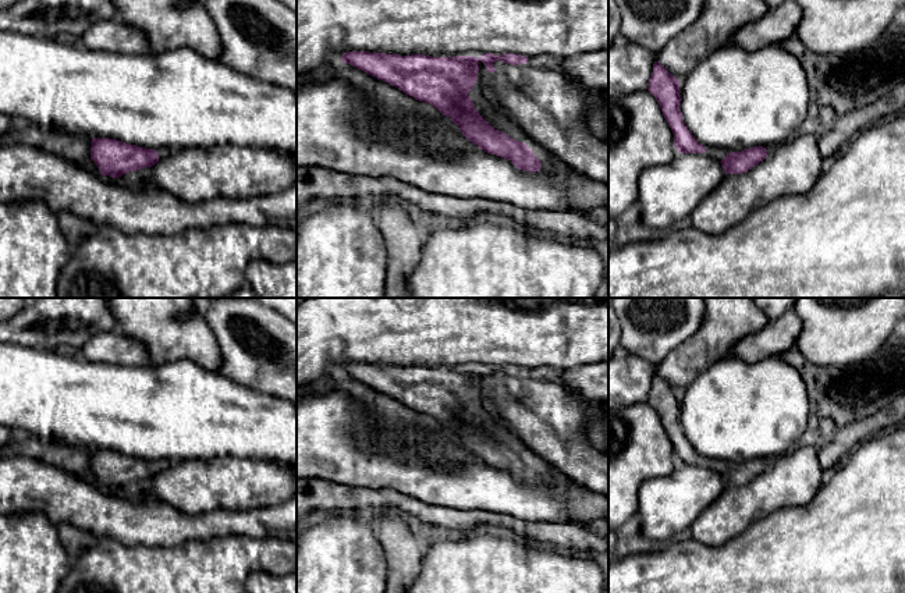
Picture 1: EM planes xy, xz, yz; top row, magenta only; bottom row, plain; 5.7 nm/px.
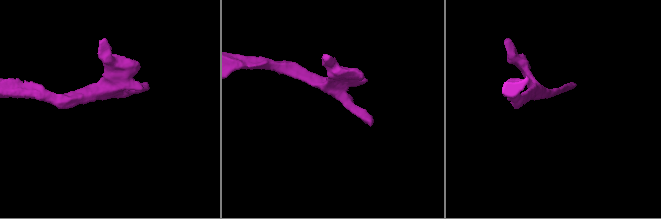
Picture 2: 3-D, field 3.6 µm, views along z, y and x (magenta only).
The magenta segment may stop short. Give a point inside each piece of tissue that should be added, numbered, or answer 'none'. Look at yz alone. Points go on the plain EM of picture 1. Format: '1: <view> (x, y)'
1: yz (719, 465)

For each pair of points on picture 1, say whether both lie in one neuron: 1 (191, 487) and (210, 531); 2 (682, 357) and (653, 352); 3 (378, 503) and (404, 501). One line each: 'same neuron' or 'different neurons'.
1: different neurons
2: different neurons
3: same neuron

